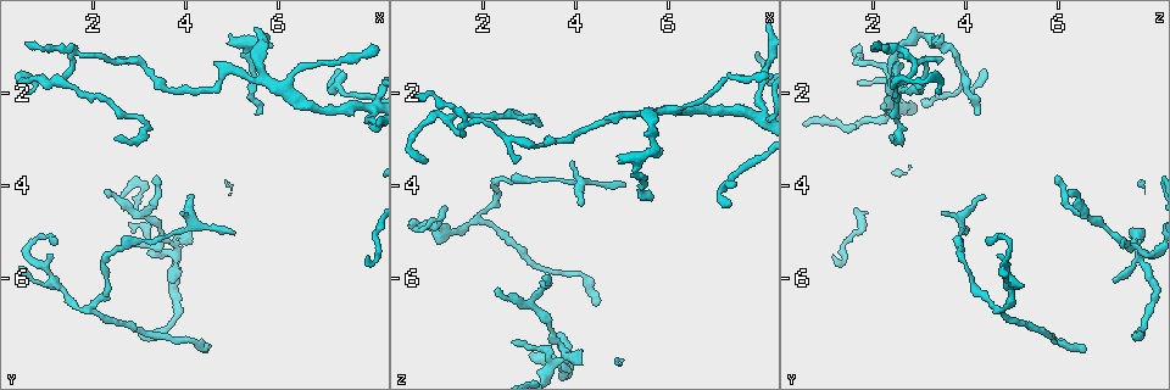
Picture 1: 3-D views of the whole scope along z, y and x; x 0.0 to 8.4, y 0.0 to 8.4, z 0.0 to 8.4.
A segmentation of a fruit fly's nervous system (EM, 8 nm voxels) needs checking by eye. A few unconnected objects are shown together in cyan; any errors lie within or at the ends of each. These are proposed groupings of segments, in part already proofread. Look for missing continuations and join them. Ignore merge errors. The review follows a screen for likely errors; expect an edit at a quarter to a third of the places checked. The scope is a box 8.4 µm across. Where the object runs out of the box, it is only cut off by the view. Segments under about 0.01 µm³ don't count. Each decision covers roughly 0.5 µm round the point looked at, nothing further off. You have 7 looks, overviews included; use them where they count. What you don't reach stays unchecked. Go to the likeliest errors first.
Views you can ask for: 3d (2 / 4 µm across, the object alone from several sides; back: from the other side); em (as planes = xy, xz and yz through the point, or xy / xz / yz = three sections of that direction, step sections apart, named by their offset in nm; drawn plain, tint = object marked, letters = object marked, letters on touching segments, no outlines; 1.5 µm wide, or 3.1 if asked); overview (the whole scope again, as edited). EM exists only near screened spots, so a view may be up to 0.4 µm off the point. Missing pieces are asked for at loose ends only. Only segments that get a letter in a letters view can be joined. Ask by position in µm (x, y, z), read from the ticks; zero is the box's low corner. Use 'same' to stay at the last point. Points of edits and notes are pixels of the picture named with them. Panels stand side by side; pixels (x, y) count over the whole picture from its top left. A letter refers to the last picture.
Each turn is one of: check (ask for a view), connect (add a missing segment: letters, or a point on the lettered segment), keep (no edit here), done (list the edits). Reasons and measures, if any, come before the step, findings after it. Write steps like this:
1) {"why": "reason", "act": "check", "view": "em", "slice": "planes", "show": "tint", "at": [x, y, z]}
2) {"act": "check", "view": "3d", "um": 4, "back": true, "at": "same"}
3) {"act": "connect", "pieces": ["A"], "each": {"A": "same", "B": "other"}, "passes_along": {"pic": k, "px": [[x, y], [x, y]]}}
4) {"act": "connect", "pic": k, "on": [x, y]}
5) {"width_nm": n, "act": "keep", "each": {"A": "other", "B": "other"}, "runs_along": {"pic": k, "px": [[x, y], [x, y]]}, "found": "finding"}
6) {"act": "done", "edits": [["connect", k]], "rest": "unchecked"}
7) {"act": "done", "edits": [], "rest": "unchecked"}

{"why": "free end", "act": "check", "view": "em", "slice": "yz", "step": 4, "show": "letters", "at": [2.95, 7.25, 7.70]}

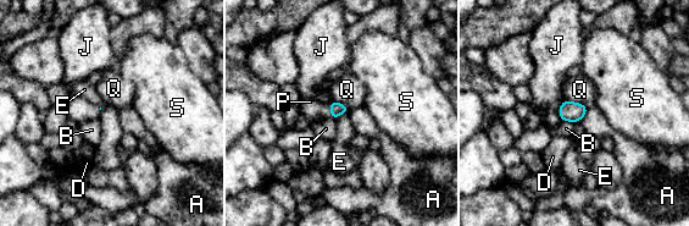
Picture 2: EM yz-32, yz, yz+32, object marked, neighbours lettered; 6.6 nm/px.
{"act": "connect", "pieces": ["P"], "each": {"A": "other", "B": "other", "D": "other", "E": "other", "J": "other", "P": "same", "Q": "other", "S": "other"}, "passes_along": {"pic": 2, "px": [[337, 109], [331, 111], [314, 110]]}, "found": "it goes on there"}

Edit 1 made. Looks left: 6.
{"why": "tapers out", "act": "check", "view": "3d", "um": 2, "at": [2.30, 4.25, 6.25]}

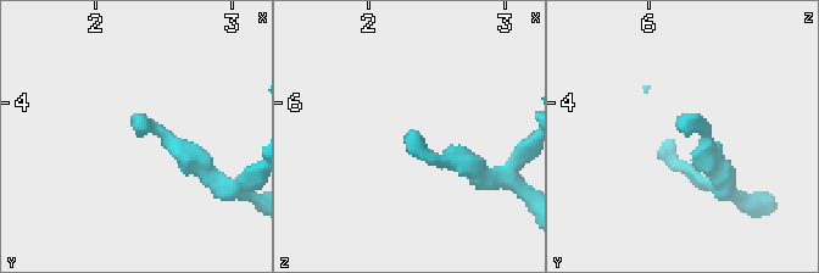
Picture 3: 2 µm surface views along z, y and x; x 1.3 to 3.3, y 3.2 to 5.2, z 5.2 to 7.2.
{"why": "need the tissue", "act": "check", "view": "em", "slice": "xz", "step": 4, "show": "tint", "at": [2.32, 4.20, 6.20]}

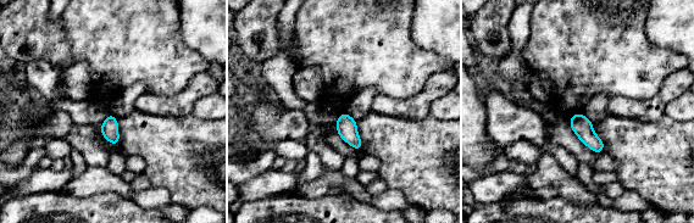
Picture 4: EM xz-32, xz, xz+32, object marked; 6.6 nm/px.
{"act": "check", "view": "em", "slice": "planes", "show": "letters", "at": "same"}

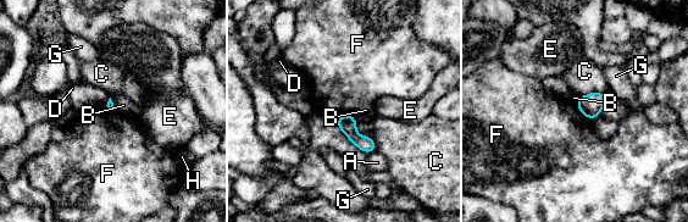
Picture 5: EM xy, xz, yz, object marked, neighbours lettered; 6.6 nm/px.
{"act": "keep", "each": {"A": "other", "B": "other", "C": "other", "D": "other", "E": "other", "F": "other", "G": "other", "H": "other"}, "border": {"pic": 5, "px": [[576, 105], [589, 120]]}, "found": "none of them fits"}

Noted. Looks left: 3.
{"why": "thin end", "act": "check", "view": "3d", "um": 4, "at": [1.25, 5.15, 4.40]}

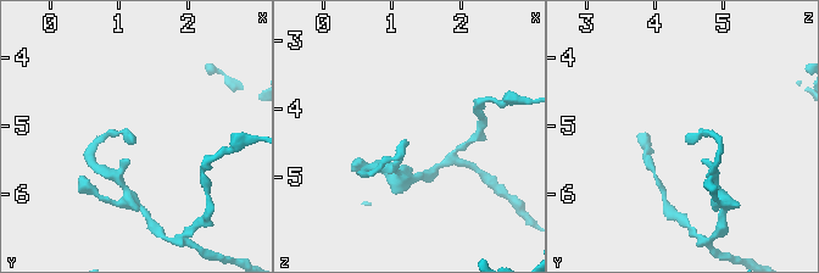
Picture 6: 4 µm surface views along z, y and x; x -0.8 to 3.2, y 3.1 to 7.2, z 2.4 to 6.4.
{"act": "check", "view": "em", "slice": "planes", "show": "tint", "at": [1.20, 5.20, 4.45]}

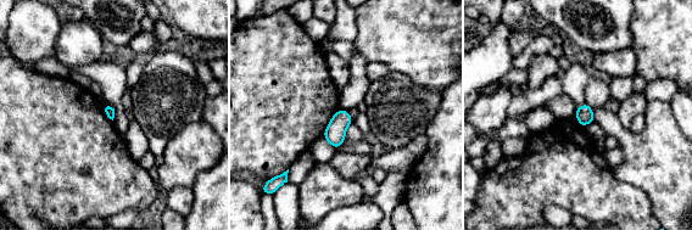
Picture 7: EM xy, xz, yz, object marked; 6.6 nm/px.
{"why": "what lies round it", "act": "check", "view": "em", "slice": "planes", "show": "letters", "at": "same"}

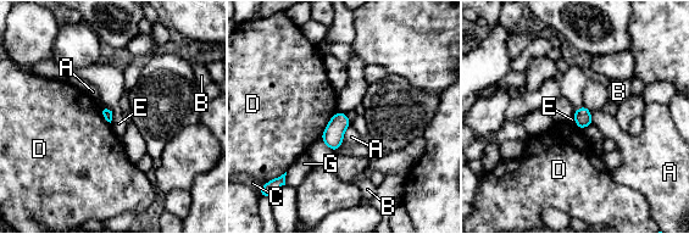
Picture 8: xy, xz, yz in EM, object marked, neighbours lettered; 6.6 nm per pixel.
{"width_nm": 70, "act": "keep", "each": {"A": "other", "B": "other", "C": "other", "D": "other", "E": "other", "G": "other"}, "border": {"pic": 8, "px": [[106, 105], [111, 111], [111, 122]]}, "found": "no lettered segment goes on from it"}

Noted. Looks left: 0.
{"act": "done", "edits": [["connect", 2]], "rest": "unchecked"}

